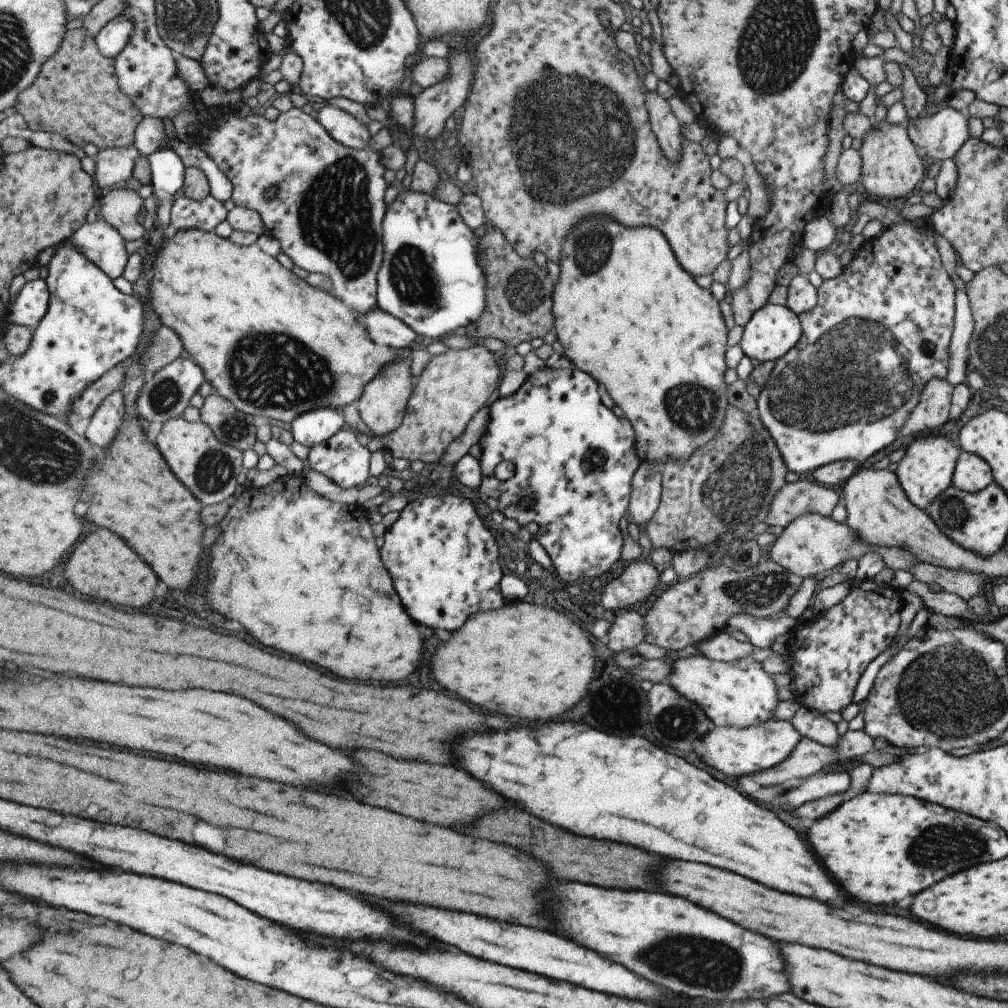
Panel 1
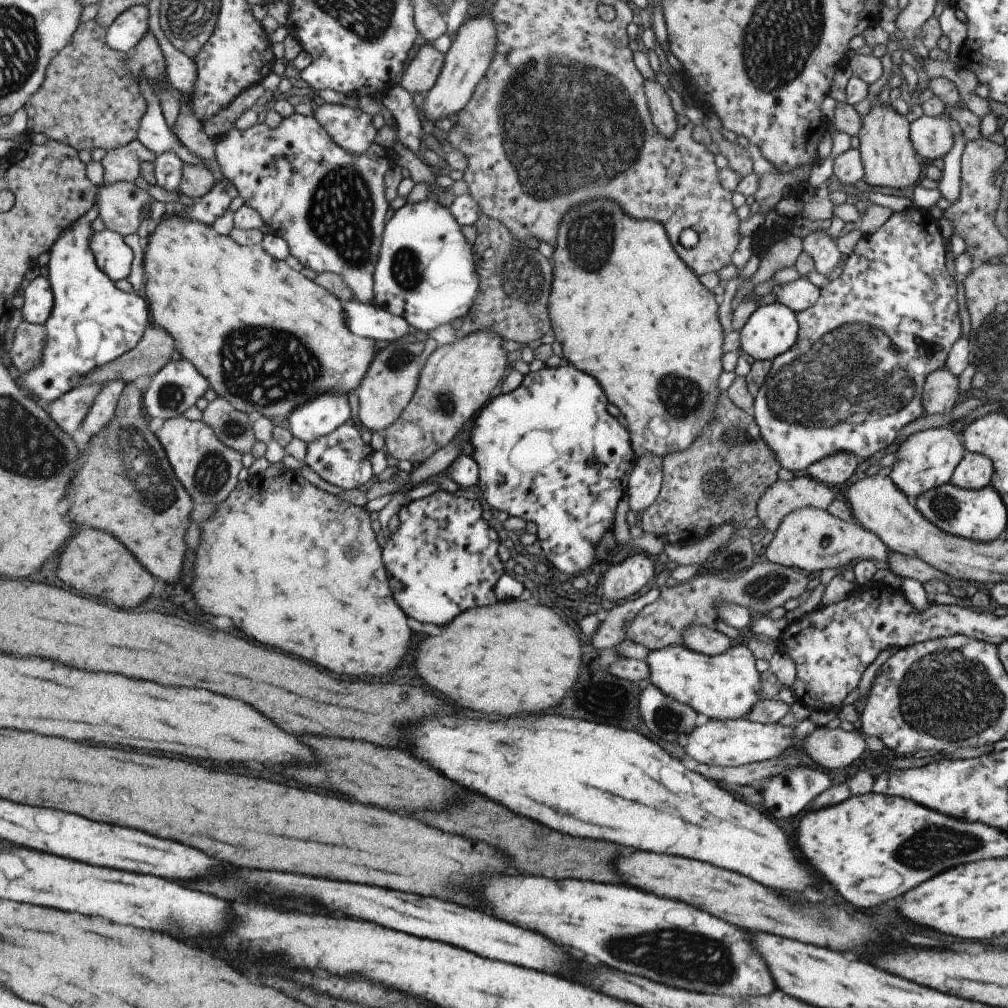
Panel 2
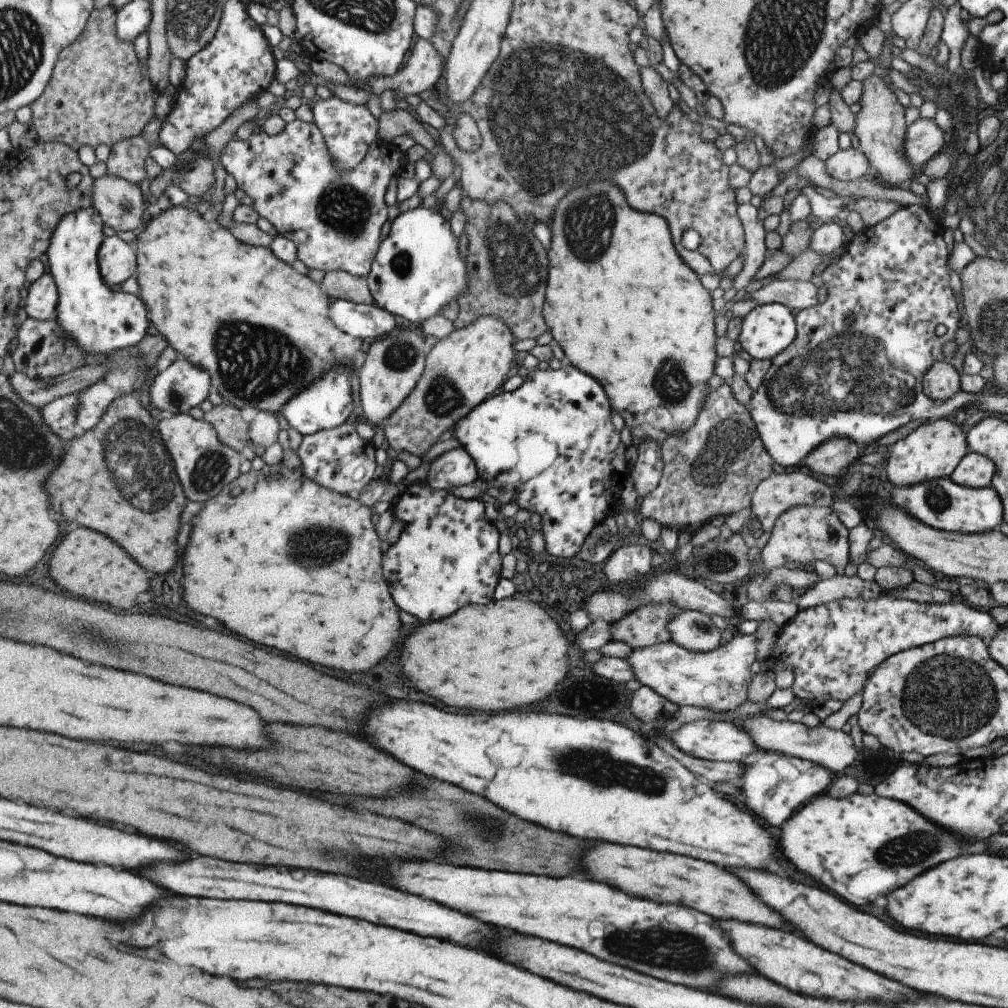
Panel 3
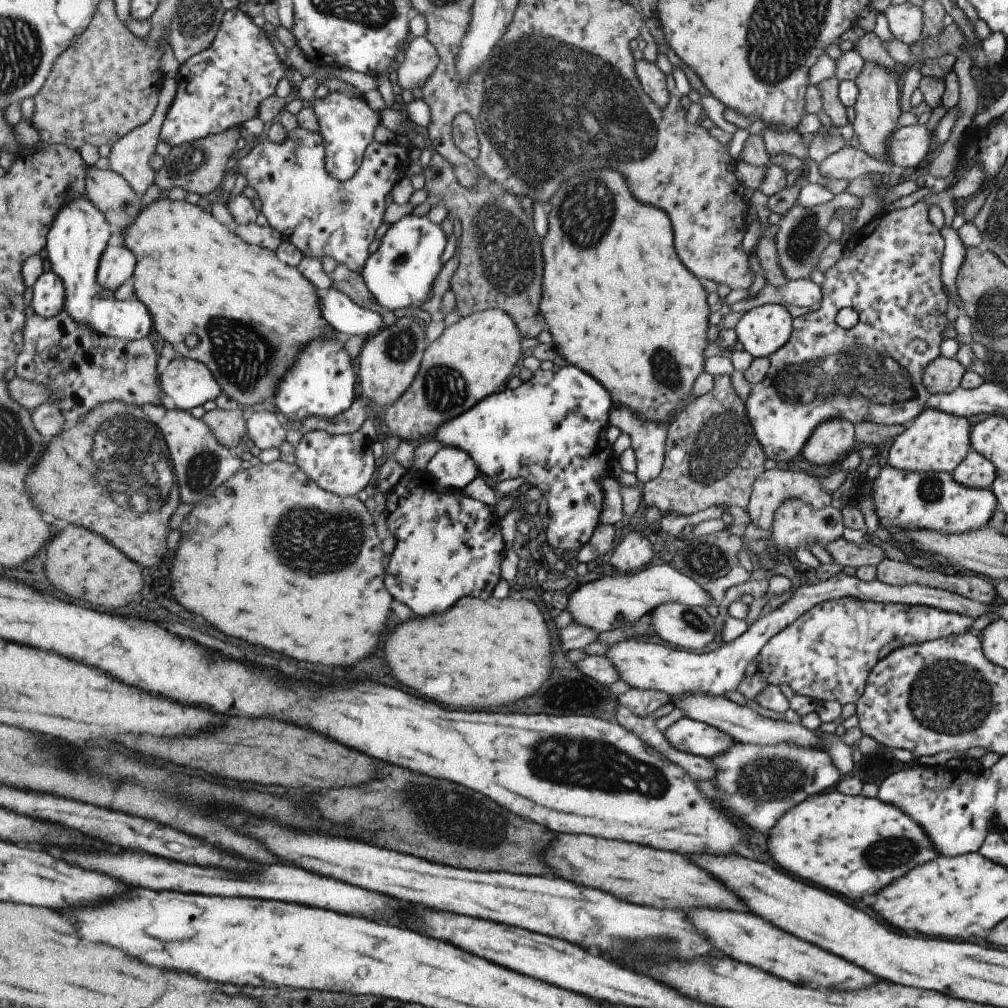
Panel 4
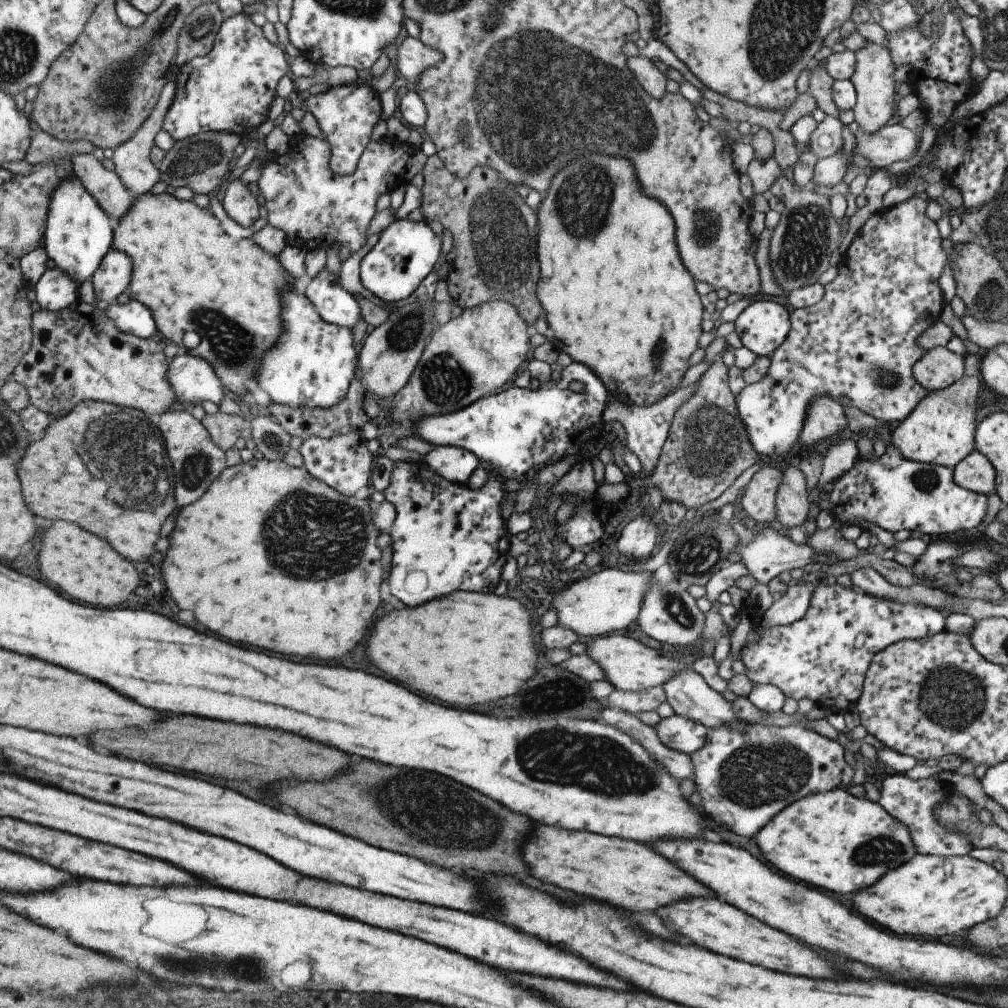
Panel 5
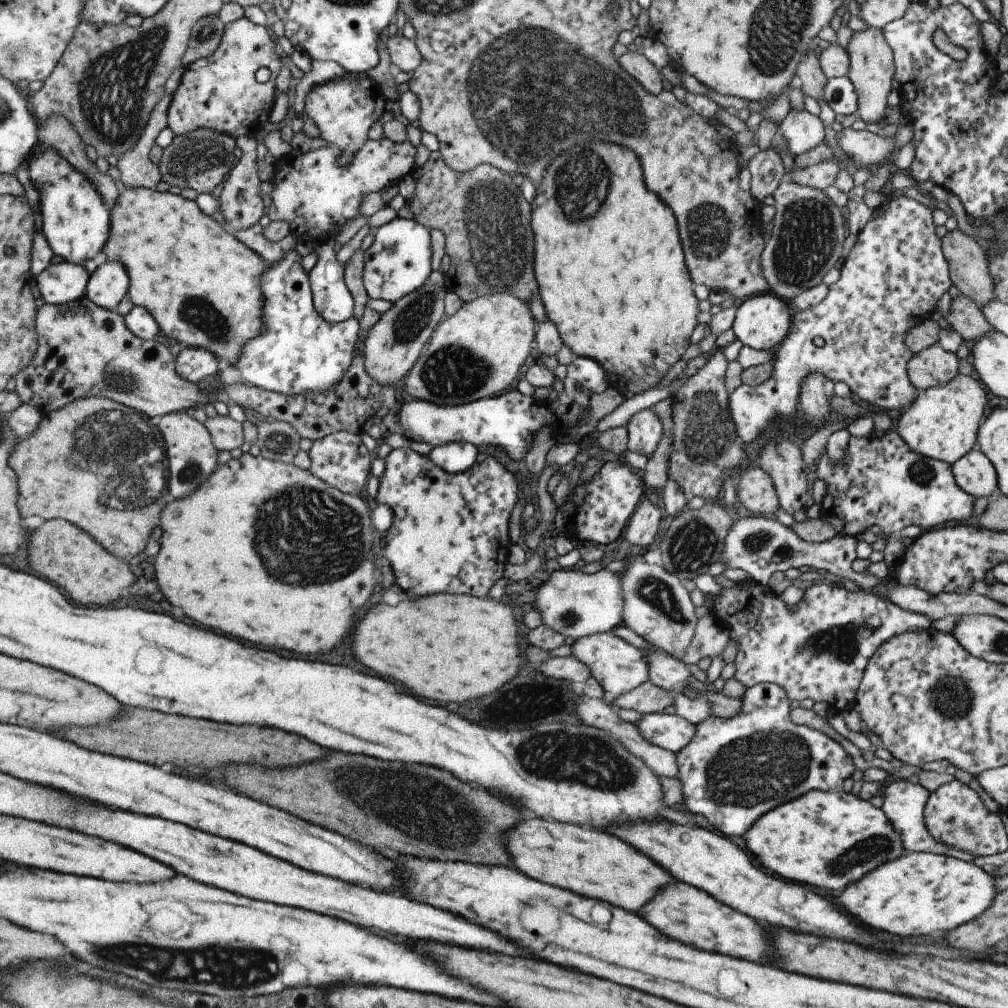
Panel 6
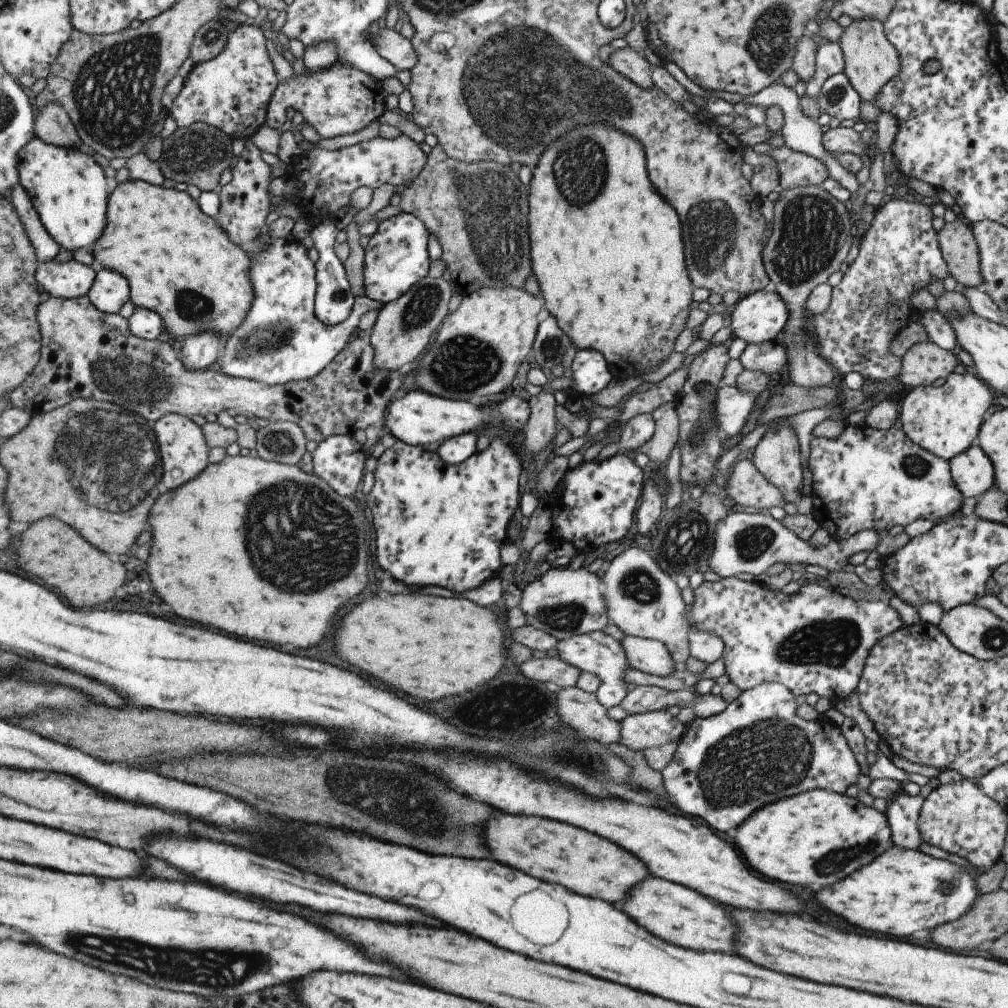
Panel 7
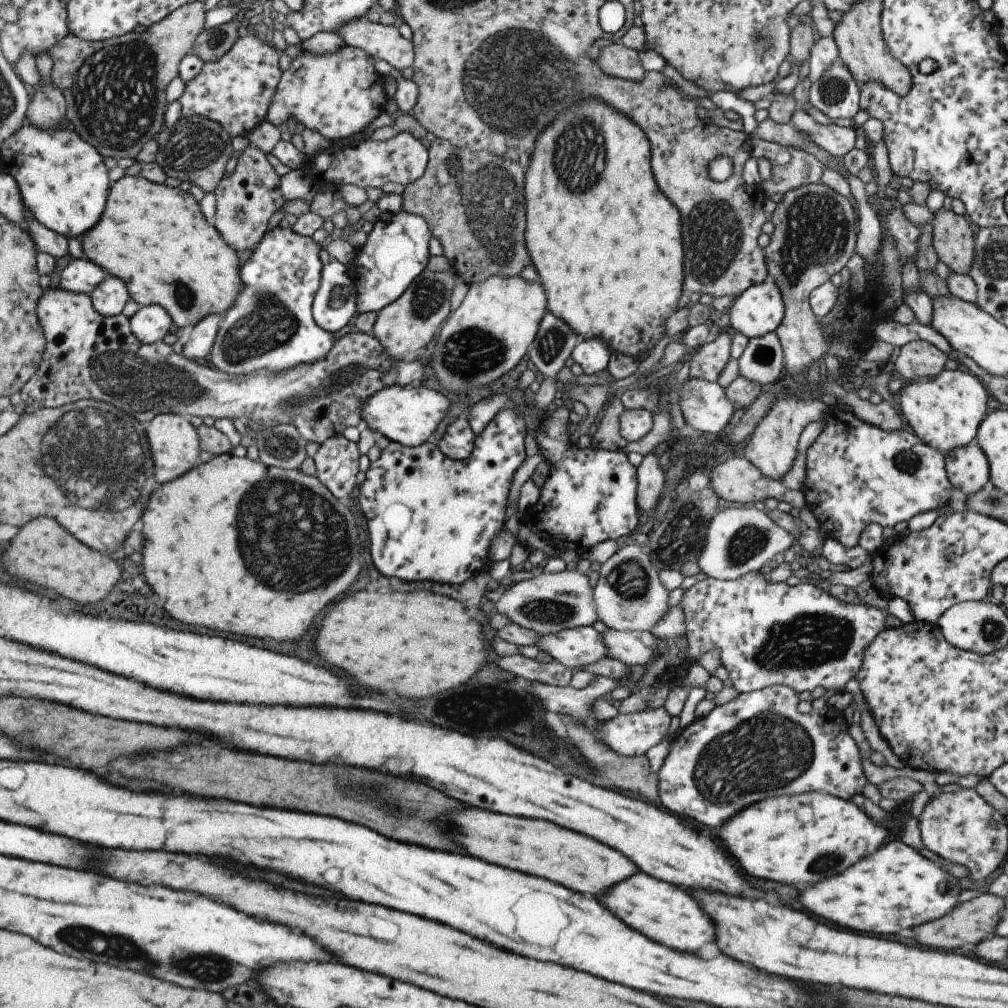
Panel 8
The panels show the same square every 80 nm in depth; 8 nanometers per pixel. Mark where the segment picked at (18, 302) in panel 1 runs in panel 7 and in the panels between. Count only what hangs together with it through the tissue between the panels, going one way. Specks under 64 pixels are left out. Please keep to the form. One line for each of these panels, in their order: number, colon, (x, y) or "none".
2: (36, 300)
3: (41, 295)
4: (46, 296)
5: (54, 290)
6: (64, 282)
7: (71, 279)

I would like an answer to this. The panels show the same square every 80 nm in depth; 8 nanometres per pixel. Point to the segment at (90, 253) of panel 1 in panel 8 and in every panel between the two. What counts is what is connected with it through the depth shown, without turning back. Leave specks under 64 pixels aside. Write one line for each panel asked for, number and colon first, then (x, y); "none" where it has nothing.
2: (112, 256)
3: (116, 259)
4: (116, 264)
5: (112, 275)
6: (107, 283)
7: (109, 291)
8: (108, 298)

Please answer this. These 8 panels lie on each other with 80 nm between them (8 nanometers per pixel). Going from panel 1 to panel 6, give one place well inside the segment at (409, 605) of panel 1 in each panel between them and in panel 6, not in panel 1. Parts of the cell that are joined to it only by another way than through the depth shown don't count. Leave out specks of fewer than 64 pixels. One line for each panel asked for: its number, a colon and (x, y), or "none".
2: (442, 559)
3: (445, 556)
4: (447, 545)
5: (448, 536)
6: (449, 530)

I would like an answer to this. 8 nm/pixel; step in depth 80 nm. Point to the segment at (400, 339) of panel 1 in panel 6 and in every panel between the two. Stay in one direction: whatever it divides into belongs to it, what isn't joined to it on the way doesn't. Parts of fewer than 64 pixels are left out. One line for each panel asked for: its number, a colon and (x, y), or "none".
2: (368, 320)
3: (364, 322)
4: (346, 318)
5: (332, 303)
6: (331, 300)

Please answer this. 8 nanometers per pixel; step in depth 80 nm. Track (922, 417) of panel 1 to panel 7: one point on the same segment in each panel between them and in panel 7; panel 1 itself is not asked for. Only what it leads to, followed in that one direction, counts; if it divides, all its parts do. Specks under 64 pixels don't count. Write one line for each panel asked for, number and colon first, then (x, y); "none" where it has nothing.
2: (939, 393)
3: (941, 381)
4: (942, 375)
5: (938, 367)
6: (931, 367)
7: (924, 363)

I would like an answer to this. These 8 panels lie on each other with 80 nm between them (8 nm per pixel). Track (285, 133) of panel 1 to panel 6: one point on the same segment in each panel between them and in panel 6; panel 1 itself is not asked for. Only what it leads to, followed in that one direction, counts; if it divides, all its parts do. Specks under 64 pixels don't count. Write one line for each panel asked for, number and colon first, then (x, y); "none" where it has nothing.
2: (328, 205)
3: (336, 219)
4: (322, 216)
5: (315, 208)
6: (313, 193)

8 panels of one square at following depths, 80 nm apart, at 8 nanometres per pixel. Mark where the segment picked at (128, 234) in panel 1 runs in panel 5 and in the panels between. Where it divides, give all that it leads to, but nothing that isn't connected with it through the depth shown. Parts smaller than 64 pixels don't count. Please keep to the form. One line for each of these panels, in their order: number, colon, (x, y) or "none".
2: (119, 203)
3: (120, 205)
4: (109, 192)
5: (104, 186)

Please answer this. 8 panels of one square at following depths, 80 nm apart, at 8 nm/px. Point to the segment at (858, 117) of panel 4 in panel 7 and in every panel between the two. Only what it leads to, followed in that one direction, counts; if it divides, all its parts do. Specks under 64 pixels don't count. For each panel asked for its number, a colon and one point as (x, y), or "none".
5: (872, 77)
6: (870, 69)
7: (870, 61)

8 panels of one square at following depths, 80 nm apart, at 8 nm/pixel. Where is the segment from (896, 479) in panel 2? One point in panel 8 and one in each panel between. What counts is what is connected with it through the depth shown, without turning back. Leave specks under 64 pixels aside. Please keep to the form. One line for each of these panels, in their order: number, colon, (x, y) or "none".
3: (932, 450)
4: (934, 440)
5: (940, 429)
6: (941, 423)
7: (944, 418)
8: (944, 412)

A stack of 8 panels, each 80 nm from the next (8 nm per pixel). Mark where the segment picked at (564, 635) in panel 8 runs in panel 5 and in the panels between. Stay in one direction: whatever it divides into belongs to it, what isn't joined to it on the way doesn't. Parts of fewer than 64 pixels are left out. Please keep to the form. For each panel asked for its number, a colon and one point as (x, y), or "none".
5: (627, 665)
6: (618, 667)
7: (595, 652)

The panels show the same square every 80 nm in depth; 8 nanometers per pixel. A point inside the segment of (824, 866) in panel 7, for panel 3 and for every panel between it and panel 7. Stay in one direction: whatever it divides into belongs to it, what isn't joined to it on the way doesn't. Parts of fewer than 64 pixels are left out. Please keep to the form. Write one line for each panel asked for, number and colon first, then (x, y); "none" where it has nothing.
3: (860, 847)
4: (850, 845)
5: (832, 840)
6: (827, 839)

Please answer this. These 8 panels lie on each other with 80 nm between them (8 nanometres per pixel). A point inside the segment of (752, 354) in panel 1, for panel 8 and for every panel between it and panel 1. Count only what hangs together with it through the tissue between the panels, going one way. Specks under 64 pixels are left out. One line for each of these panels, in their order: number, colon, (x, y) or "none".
2: (770, 329)
3: (767, 329)
4: (761, 330)
5: (761, 326)
6: (760, 321)
7: (759, 316)
8: (759, 309)

